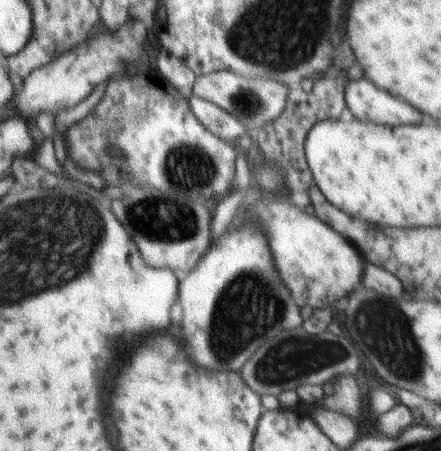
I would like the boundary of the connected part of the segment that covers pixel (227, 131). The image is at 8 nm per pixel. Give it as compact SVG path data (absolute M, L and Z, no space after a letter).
M193 94L190 98L191 108L199 120L212 132L228 141L236 141L246 133L246 126L233 114L223 110L217 104L199 98Z

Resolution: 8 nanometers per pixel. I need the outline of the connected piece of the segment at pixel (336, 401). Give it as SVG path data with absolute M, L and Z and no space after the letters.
M341 375L339 382L335 384L333 396L326 397L325 404L331 410L351 417L355 421L365 418L362 414L362 408L364 407L363 396L359 392L353 376L347 377Z

